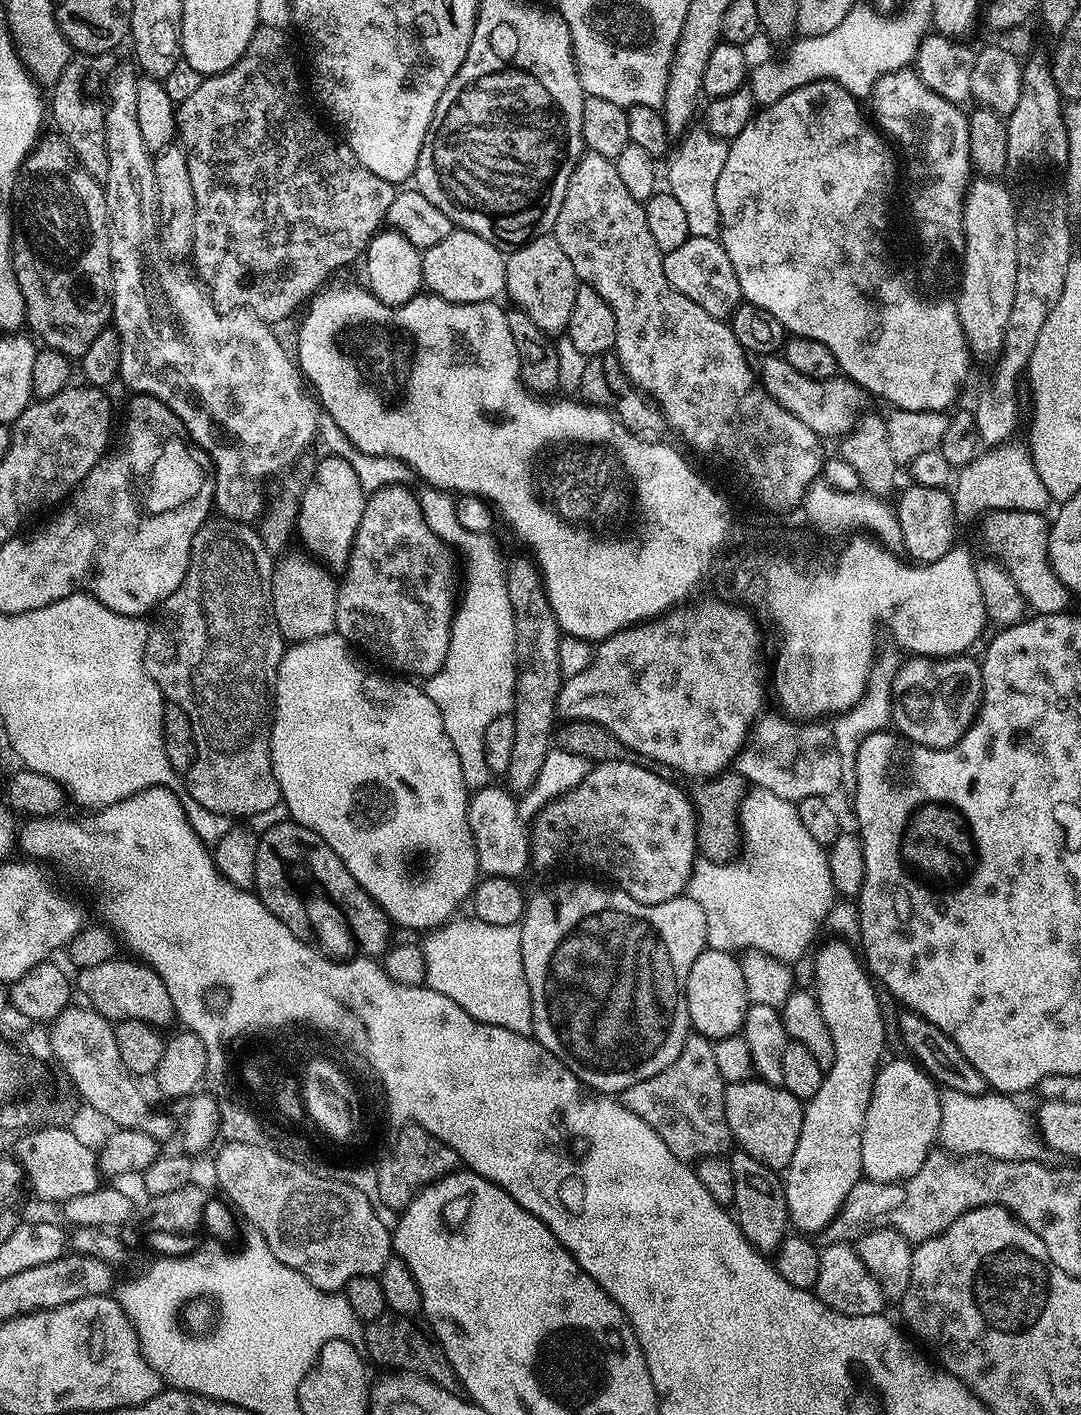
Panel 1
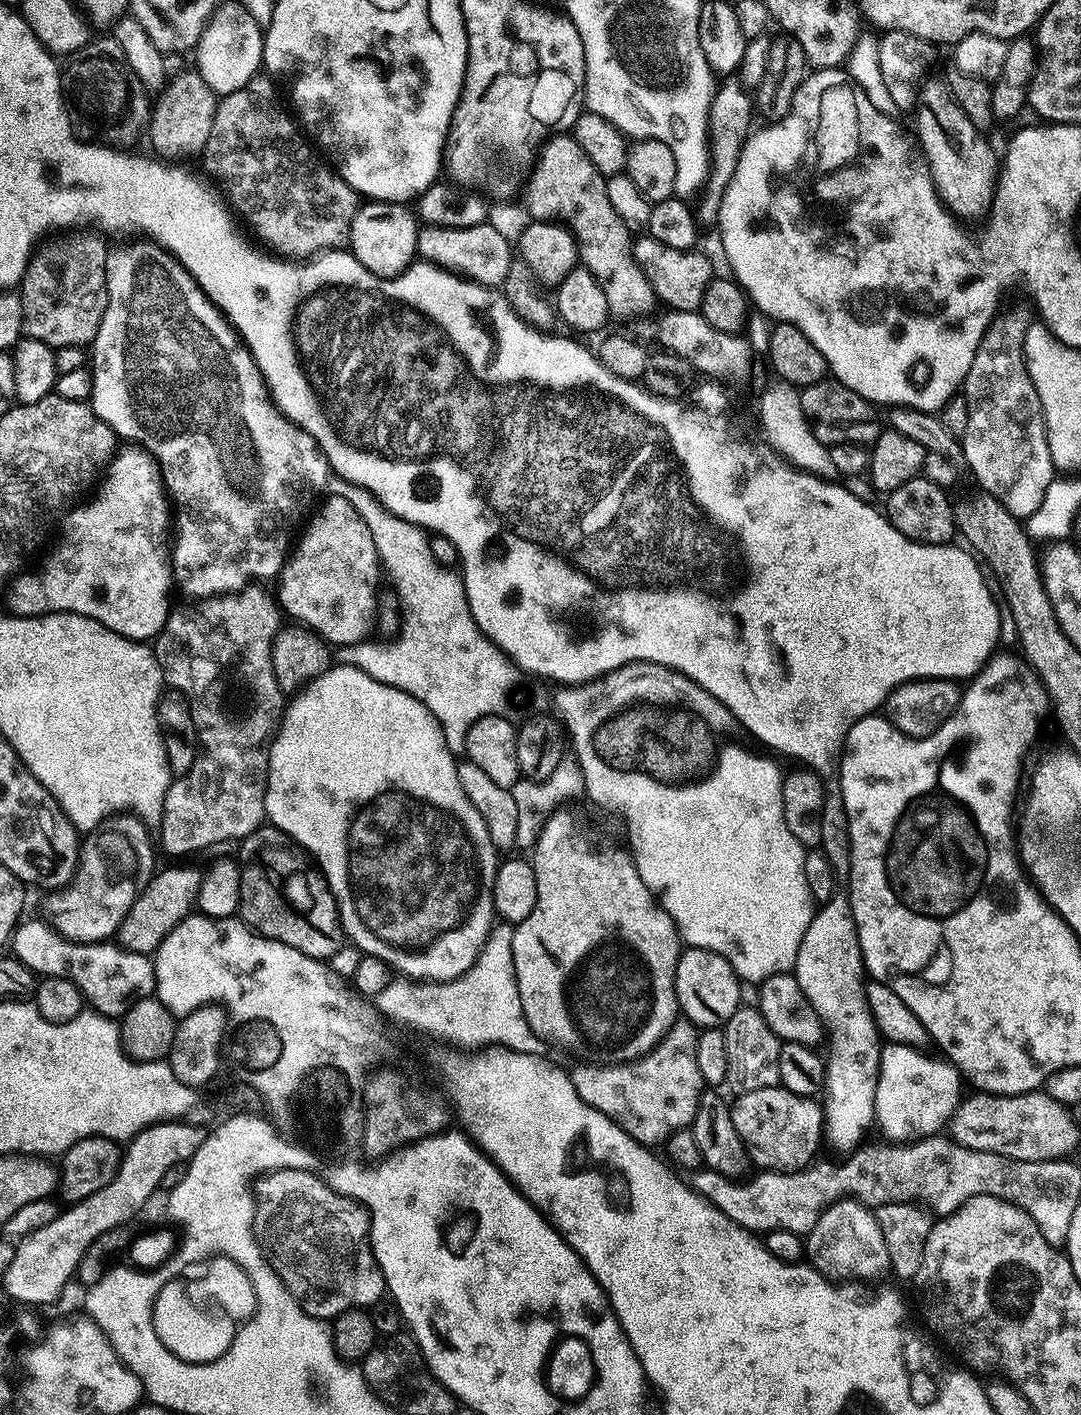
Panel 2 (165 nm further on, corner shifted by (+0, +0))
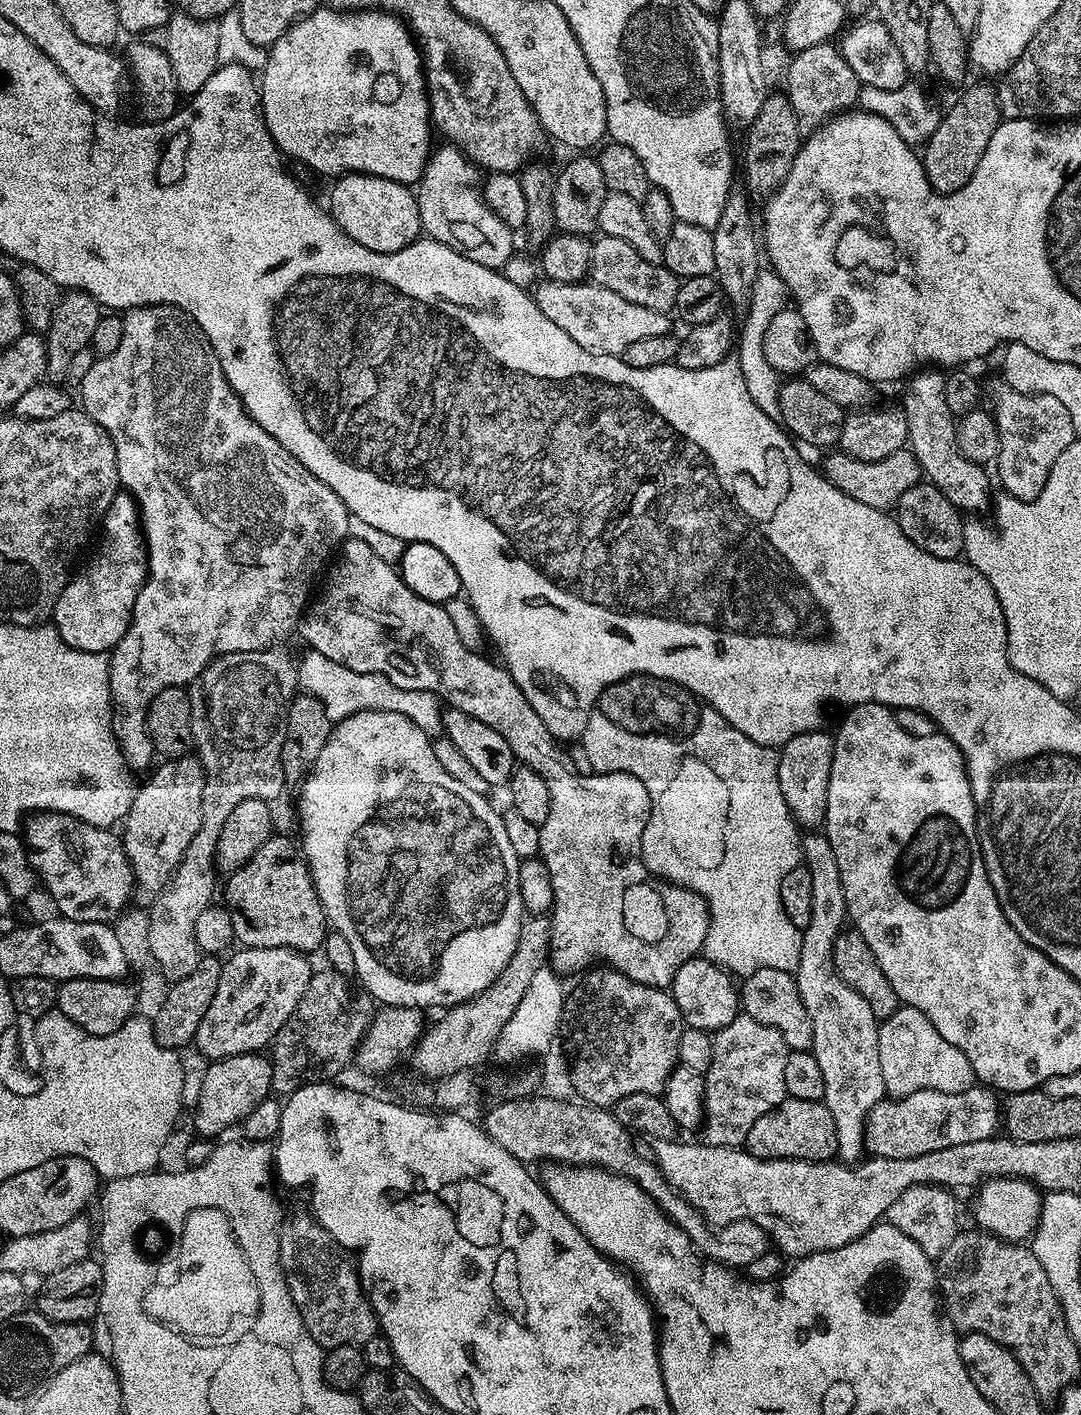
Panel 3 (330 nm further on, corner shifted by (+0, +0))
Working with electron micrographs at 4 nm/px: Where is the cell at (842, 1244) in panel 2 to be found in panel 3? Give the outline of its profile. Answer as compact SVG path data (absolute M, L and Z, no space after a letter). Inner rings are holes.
M812 830L801 839L800 854L806 870L810 870L810 926L802 929L802 958L794 975L806 1014L810 1014L814 1026L810 1051L818 1058L822 1079L826 1082L822 1102L834 1118L836 1156L844 1162L856 1162L866 1152L864 1123L870 1110L886 1096L882 1065L878 1063L880 1025L866 998L842 982L832 961L836 936L848 920L846 894L842 874L838 874L838 858L834 858L834 846L830 846L827 835Z

